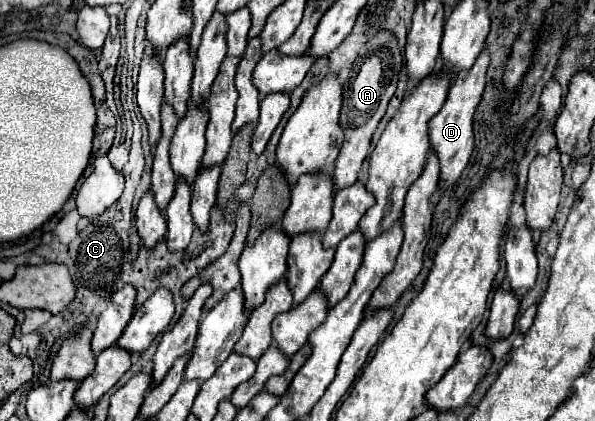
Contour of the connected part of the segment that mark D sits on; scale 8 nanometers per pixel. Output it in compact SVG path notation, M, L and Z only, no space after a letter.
M482 49L476 63L468 71L458 73L458 77L454 79L454 83L448 91L448 99L446 99L442 111L438 111L438 115L434 115L434 119L430 121L430 145L436 151L436 155L440 159L440 169L442 169L440 171L440 189L448 189L454 185L454 181L460 177L460 173L464 171L464 167L468 165L468 159L472 155L472 147L474 147L472 117L474 117L476 107L484 93L488 65L490 65L490 53L488 53L488 49Z

